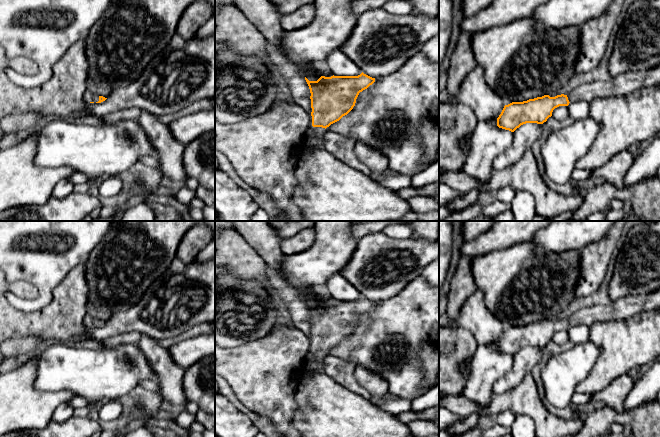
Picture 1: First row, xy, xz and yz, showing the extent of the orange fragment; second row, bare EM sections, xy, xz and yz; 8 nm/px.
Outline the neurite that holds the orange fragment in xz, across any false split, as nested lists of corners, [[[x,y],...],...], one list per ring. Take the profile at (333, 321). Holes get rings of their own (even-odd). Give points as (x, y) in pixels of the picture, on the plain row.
[[[363,296],[358,300],[321,300],[317,305],[305,304],[310,313],[312,350],[319,362],[310,369],[302,368],[299,379],[324,373],[326,352],[347,339],[355,330],[360,316],[375,306]]]

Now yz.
[[[660,288],[644,295],[627,295],[607,305],[586,306],[572,313],[567,319],[544,319],[523,326],[512,326],[504,330],[497,342],[497,350],[514,356],[526,347],[543,348],[559,330],[568,330],[577,325],[590,327],[602,321],[623,320],[657,308],[660,308]]]

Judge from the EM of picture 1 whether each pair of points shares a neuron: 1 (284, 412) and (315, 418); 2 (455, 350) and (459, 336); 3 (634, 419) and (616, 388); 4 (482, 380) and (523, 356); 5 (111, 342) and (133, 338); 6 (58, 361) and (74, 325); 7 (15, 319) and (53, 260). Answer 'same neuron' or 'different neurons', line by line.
1: different neurons
2: same neuron
3: different neurons
4: different neurons
5: same neuron
6: different neurons
7: different neurons

